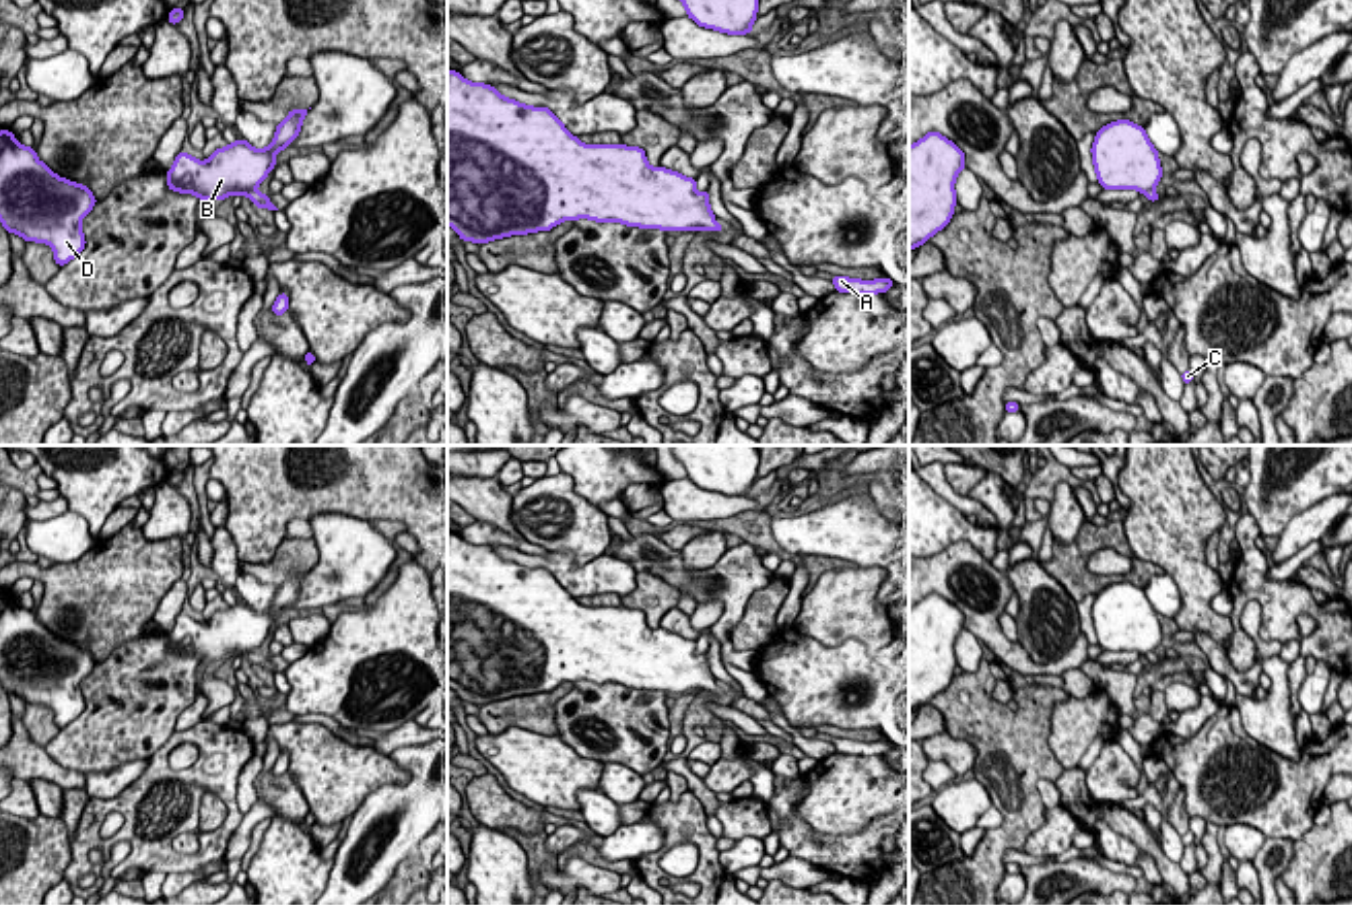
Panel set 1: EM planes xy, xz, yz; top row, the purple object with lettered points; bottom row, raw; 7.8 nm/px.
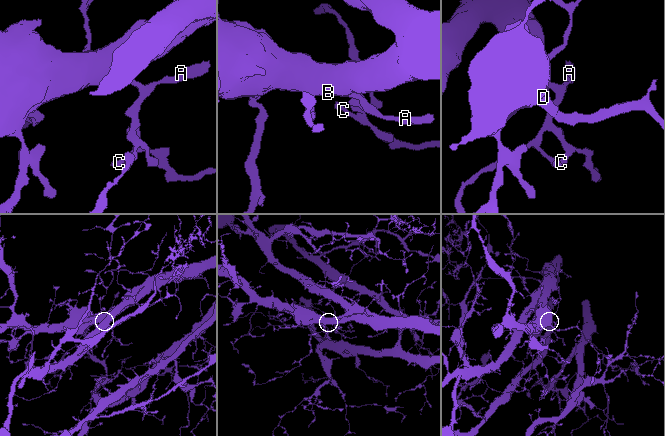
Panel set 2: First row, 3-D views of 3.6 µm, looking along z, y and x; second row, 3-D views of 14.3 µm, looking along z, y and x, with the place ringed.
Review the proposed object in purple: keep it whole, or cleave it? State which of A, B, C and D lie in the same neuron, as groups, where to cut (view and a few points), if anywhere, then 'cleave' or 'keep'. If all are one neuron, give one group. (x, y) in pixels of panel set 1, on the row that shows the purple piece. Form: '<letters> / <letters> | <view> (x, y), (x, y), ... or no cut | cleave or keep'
A B C D | no cut | keep

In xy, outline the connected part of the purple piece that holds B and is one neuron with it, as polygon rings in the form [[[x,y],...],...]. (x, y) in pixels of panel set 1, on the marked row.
[[[291,109],[278,122],[274,140],[266,148],[254,148],[247,140],[235,140],[216,148],[206,161],[188,153],[177,153],[167,171],[167,188],[181,194],[194,194],[202,200],[225,200],[227,196],[247,196],[258,208],[278,210],[270,198],[256,188],[276,165],[276,155],[299,136],[309,109]]]

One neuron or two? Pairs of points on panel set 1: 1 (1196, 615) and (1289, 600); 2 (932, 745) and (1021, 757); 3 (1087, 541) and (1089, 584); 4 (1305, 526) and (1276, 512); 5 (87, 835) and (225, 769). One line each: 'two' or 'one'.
1: two
2: two
3: one
4: two
5: one

